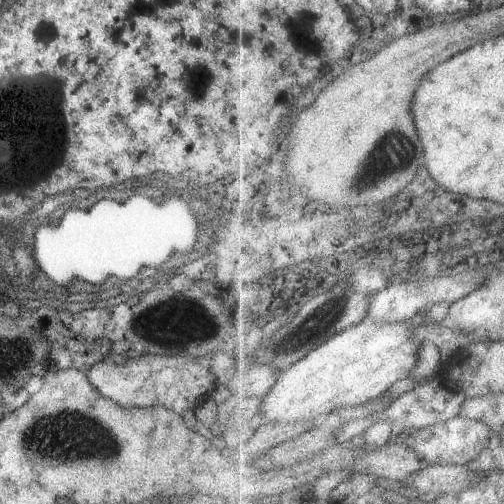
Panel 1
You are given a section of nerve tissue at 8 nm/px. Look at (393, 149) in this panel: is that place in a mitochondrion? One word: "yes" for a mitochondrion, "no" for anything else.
yes

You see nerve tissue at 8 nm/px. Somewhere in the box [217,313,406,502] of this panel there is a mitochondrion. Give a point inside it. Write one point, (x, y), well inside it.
(304, 334)

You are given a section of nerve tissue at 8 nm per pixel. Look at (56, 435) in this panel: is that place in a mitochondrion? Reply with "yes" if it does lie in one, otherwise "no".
yes

